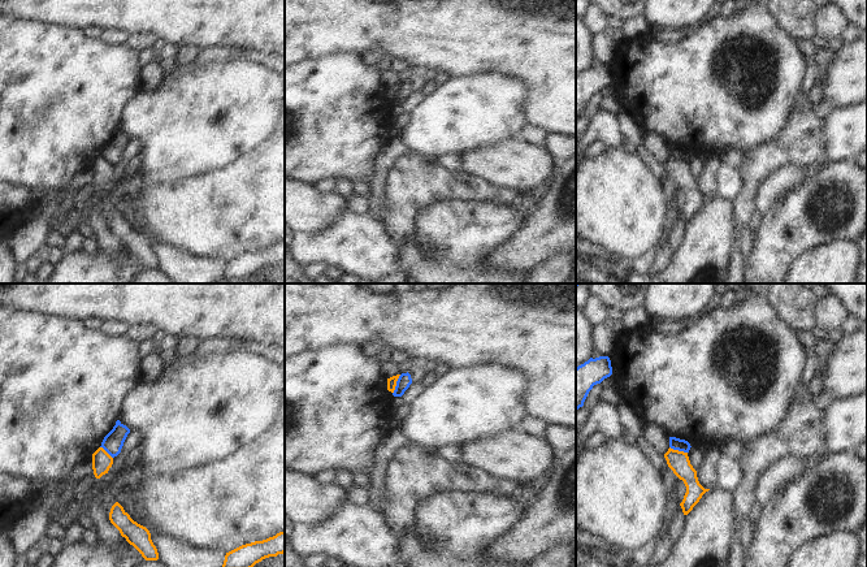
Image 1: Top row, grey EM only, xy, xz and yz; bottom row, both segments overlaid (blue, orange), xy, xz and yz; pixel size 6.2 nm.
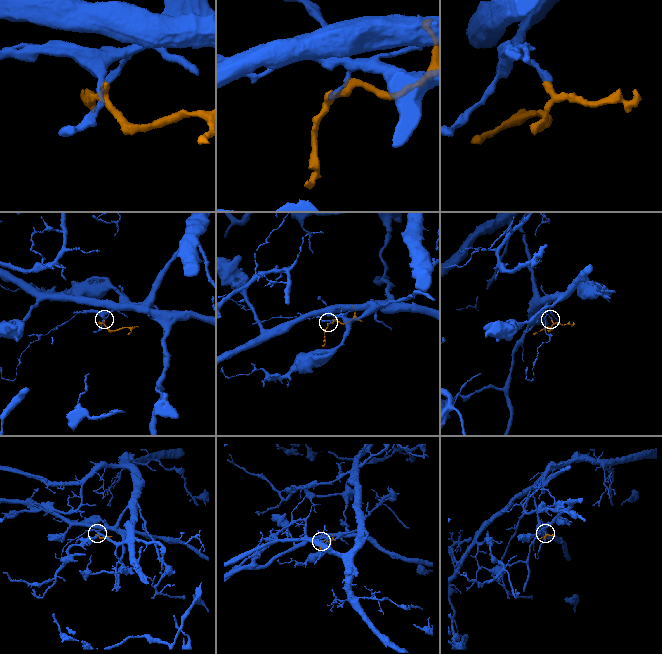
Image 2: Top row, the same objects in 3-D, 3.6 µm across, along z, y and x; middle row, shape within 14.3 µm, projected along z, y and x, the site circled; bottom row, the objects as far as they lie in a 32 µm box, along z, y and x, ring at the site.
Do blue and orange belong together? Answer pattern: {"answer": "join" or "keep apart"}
{"answer": "keep apart"}

